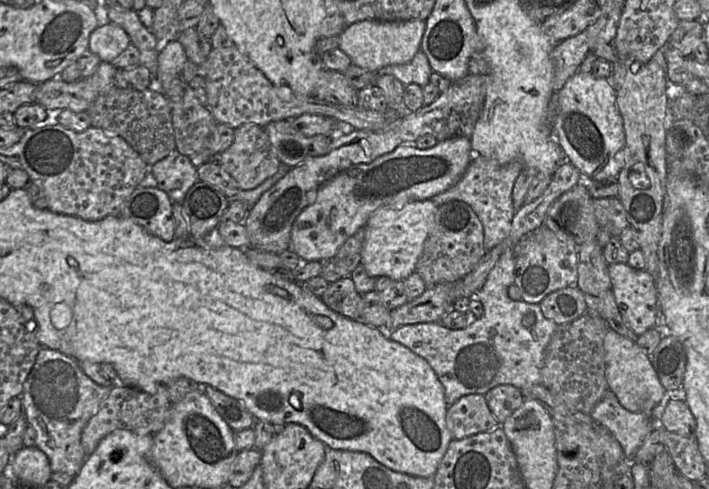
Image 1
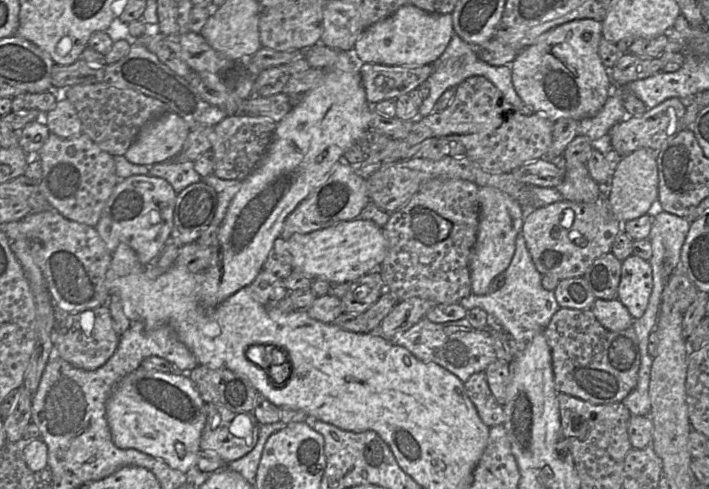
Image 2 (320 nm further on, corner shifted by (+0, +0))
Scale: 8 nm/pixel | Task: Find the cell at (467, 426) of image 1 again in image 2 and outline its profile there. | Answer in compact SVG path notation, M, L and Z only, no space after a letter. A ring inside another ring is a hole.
M484 371L472 374L464 388L485 425L493 427L504 423L504 407L491 392Z

